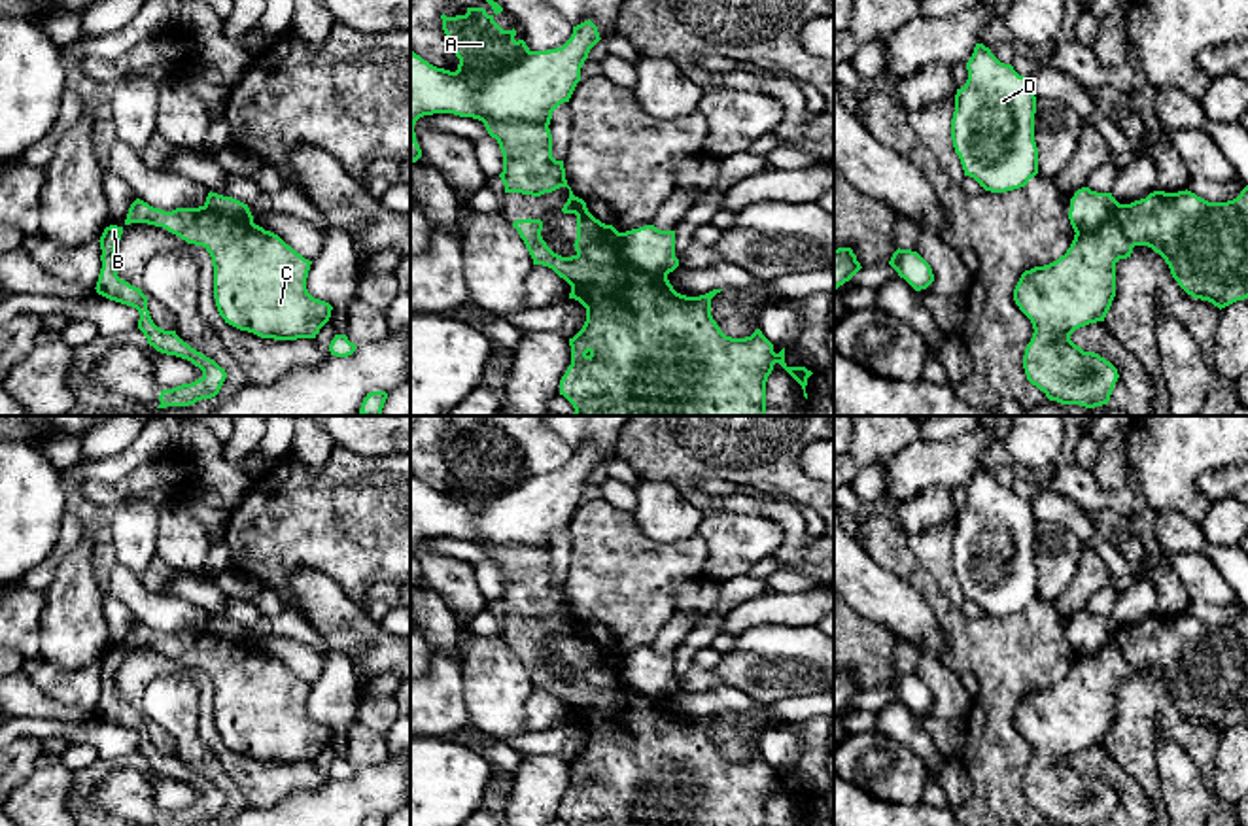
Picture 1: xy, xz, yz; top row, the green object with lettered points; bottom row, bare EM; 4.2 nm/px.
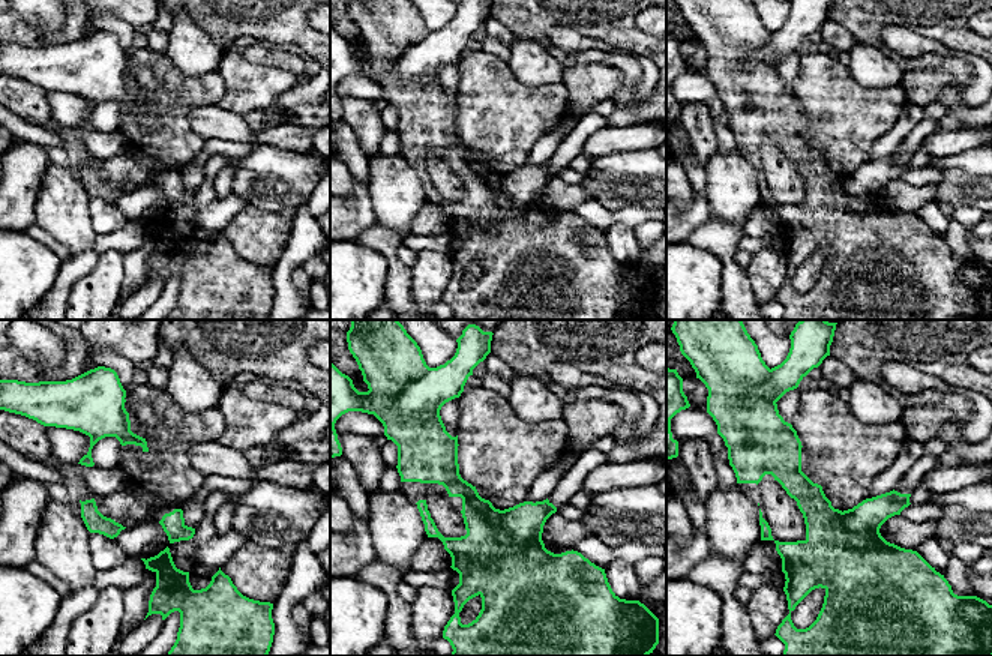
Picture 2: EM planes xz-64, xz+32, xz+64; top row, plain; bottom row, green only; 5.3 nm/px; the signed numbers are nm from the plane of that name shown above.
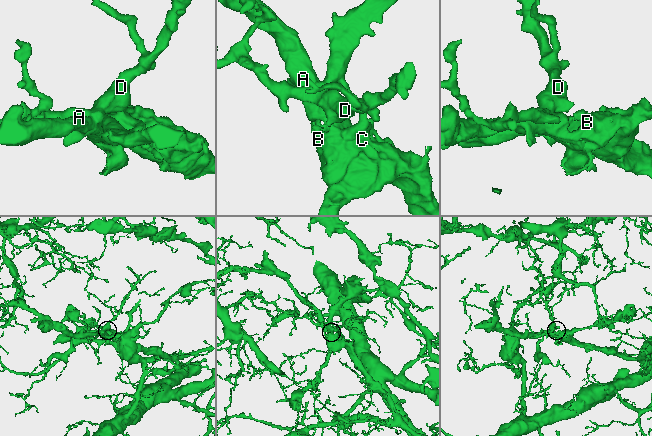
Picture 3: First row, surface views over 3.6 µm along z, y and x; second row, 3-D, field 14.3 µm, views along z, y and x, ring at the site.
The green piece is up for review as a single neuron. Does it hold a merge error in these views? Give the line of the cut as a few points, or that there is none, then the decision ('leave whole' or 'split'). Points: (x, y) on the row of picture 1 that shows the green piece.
cut xz (530, 51), (483, 78), (464, 78), (456, 72); split

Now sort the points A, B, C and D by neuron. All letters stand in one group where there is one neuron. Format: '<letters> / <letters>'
A B C / D

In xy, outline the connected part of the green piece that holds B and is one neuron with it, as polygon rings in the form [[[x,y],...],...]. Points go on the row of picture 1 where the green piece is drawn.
[[[110,225],[104,229],[98,240],[102,250],[102,268],[95,287],[96,293],[110,301],[136,308],[140,314],[138,329],[147,338],[147,344],[153,346],[157,352],[187,359],[202,370],[202,376],[191,384],[163,389],[159,395],[161,404],[157,408],[189,406],[197,401],[216,397],[227,378],[225,369],[221,369],[214,359],[206,357],[204,353],[183,342],[176,335],[176,331],[165,331],[157,327],[149,316],[147,297],[142,293],[142,289],[130,285],[117,276],[115,248],[121,240],[121,234],[123,227]]]

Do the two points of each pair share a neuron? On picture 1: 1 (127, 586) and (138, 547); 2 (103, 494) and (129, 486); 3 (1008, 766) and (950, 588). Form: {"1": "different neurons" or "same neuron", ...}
{"1": "different neurons", "2": "same neuron", "3": "different neurons"}

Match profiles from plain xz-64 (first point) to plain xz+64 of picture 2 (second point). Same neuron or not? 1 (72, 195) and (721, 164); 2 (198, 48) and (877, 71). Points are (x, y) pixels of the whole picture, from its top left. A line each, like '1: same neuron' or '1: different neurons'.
1: same neuron
2: same neuron

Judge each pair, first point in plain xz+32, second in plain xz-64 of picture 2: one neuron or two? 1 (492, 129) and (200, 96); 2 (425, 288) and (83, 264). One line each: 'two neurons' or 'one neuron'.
1: one neuron
2: two neurons

